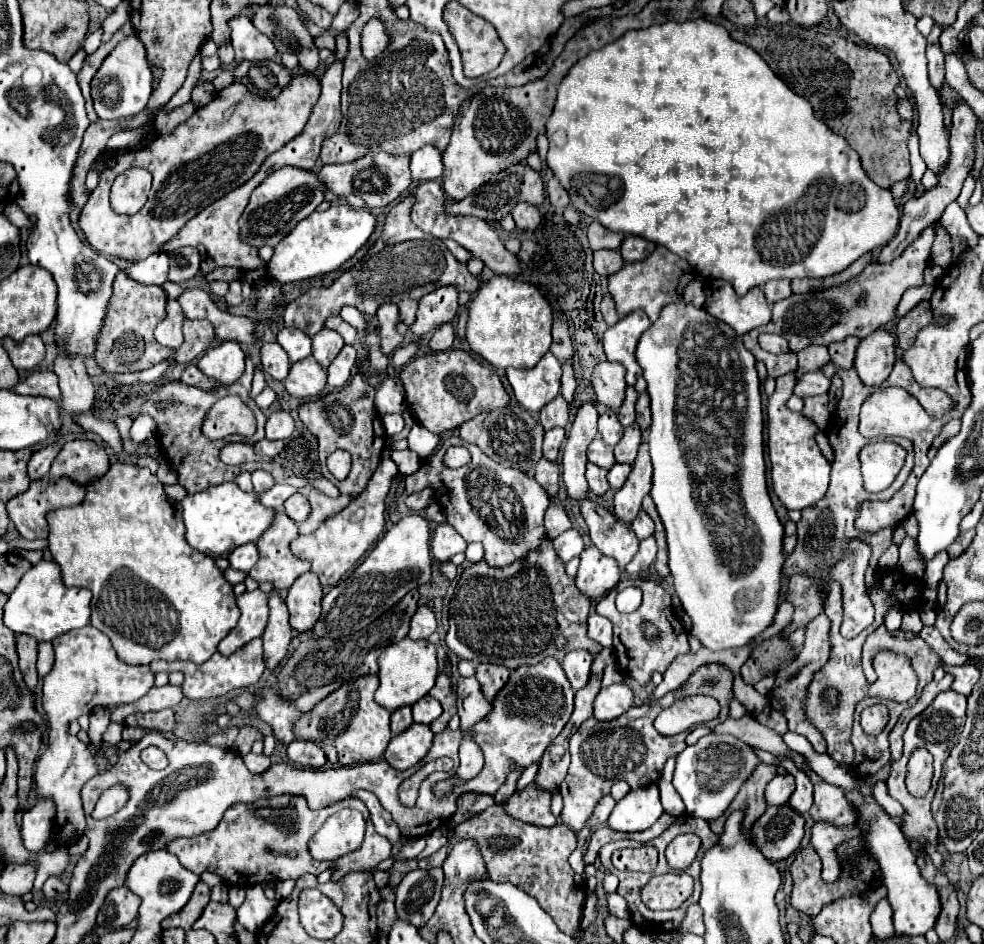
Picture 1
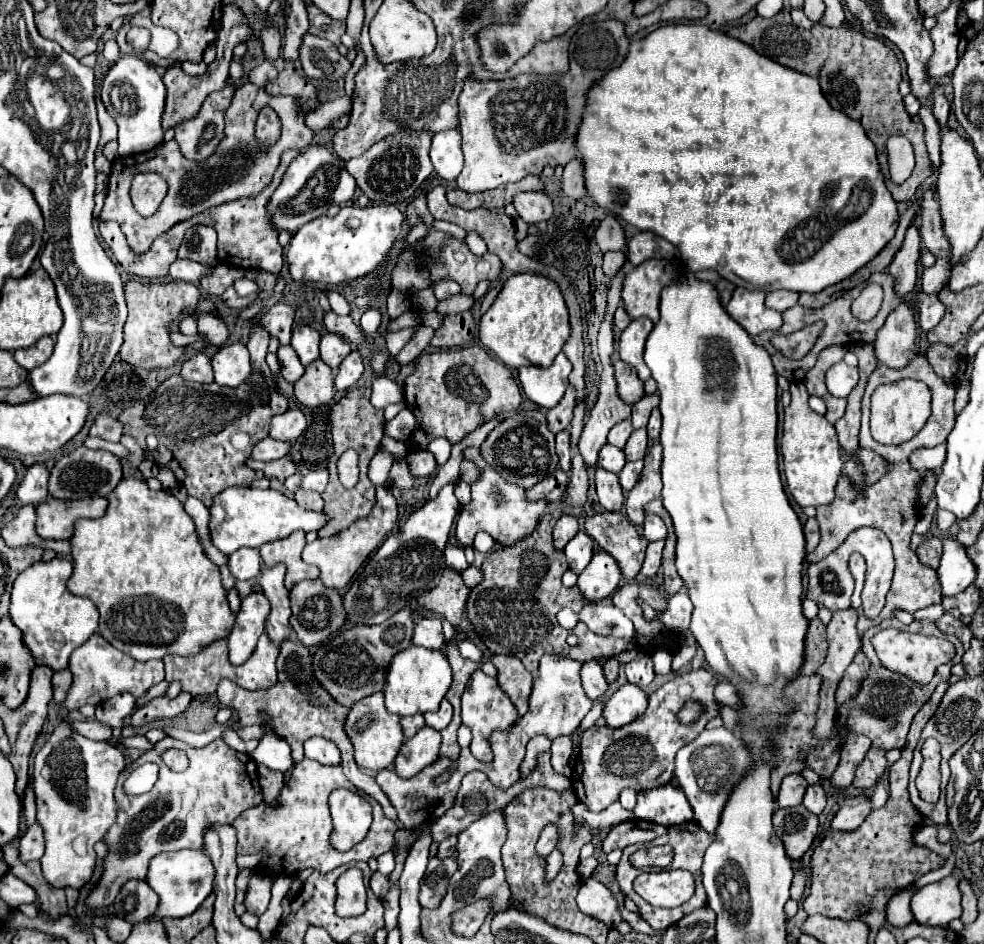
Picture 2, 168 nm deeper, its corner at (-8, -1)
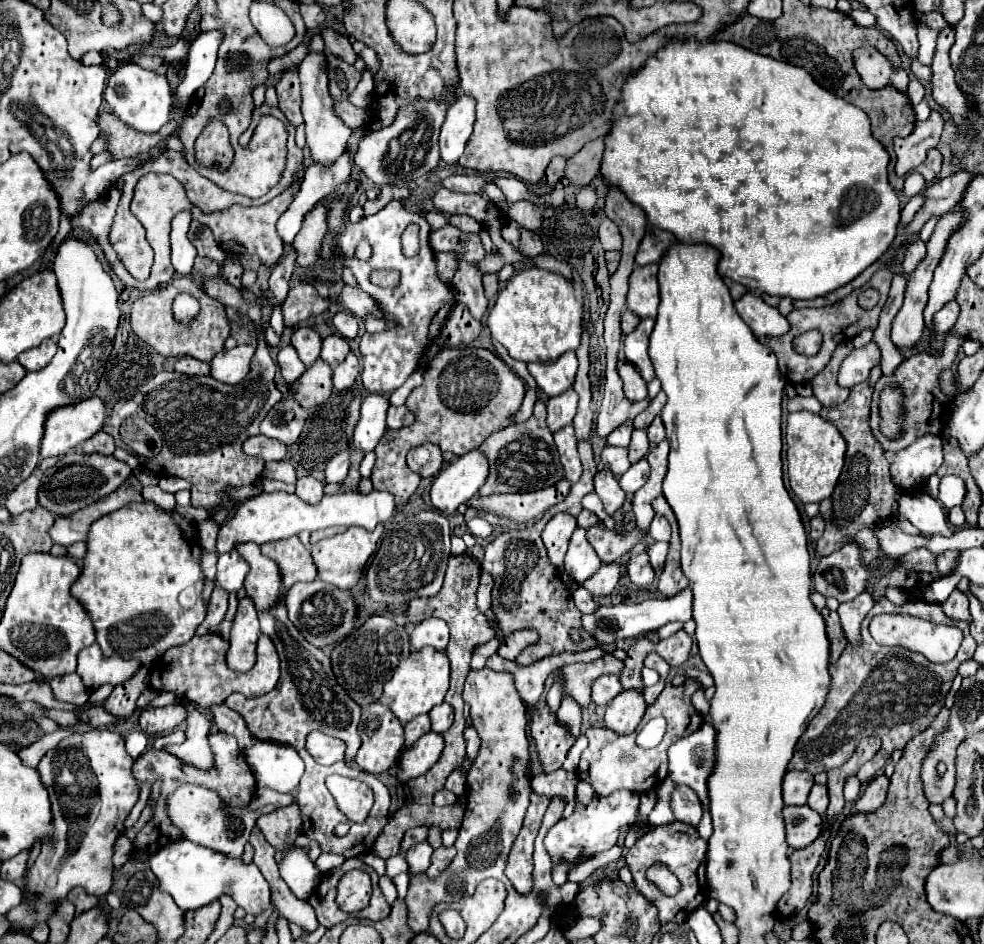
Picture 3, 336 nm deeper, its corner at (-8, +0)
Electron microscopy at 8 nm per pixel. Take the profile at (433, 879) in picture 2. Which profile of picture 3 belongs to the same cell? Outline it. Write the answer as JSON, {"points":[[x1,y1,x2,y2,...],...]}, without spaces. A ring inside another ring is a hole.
{"points":[[455,846,435,850,433,856,431,856,431,866,429,866,429,870,427,870,427,876,435,880,435,878,437,878,437,876,451,864,451,860,455,858,455,852,457,852]]}

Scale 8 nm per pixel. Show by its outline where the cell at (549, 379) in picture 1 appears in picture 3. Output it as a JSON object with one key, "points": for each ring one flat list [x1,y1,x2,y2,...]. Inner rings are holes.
{"points":[[565,352,551,364,527,364,527,368,537,382,537,388,551,398,571,388,577,372,577,358,575,352]]}

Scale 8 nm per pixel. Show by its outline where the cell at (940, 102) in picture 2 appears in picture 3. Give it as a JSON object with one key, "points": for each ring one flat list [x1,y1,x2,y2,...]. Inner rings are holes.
{"points":[[931,110,931,116,923,122,917,124,915,130,907,138,895,138,895,154,897,154,897,164,895,164,895,174,905,176,913,168,917,168,929,148,935,148,939,144,941,132,943,132,943,116,939,110]]}

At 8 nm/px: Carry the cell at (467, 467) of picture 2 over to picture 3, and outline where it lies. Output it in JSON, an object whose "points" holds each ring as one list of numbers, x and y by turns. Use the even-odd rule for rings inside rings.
{"points":[[535,402,533,416,523,424,511,424,507,428,501,428,499,432,493,432,487,436,487,440,479,446,483,452,487,452,489,462,489,476,479,488,477,496,491,496,491,494,503,494,503,492,531,492,547,488,563,478,563,466,559,462,559,452,553,442,553,432,545,424,545,404]]}

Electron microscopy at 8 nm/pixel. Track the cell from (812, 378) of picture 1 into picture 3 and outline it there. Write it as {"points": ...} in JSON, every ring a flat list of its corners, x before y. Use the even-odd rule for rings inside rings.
{"points":[[869,342,867,346,863,348,855,348,841,364,839,368,839,376,837,376,837,382,839,386,843,388,853,388,855,384,861,384,863,380,867,380,871,368,875,364,879,364,879,348]]}

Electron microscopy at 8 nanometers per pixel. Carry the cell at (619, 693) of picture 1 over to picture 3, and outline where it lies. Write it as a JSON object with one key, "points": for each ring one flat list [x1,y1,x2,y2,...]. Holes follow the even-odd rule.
{"points":[[623,690,605,710,605,724,617,734,631,734,645,714,645,700,641,690]]}

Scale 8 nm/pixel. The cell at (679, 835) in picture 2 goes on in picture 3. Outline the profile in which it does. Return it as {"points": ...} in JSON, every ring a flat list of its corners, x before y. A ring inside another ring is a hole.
{"points":[[671,822,665,826,655,826,651,832,647,832,643,838,635,842,631,850,625,852,625,864,633,874,635,888,659,910,659,922,669,924,669,922,685,922,685,918,695,912,703,902,707,900,707,880,705,880,705,852,707,852,707,842,699,836,695,826,683,824,683,822],[653,864,665,864,669,870,673,870,675,876,679,876,681,882,681,892,673,898,659,894,659,890,647,882,645,870]]}

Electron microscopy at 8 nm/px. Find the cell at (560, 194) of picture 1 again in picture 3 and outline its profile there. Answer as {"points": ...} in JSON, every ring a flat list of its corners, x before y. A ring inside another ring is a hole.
{"points":[[603,138,587,142,565,166,565,178,573,186,587,186,597,178,601,156,603,156]]}

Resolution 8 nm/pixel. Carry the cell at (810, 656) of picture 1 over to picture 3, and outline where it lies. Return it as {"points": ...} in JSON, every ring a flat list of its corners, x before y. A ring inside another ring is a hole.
{"points":[[869,592,859,594,859,596,857,596,855,600,851,600,851,602,839,604,837,614,839,614,839,618,841,618,841,628,843,628,847,646,861,644,861,640,859,640,859,628,861,628,863,618,867,616,867,612,873,608,873,604,875,604,875,602,871,600]]}

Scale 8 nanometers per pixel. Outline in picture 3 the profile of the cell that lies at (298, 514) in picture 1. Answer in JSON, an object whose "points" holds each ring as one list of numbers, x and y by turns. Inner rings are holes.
{"points":[[301,478,301,480,297,480,297,490,295,490,295,494,301,498,301,500,305,500,307,504,315,504,315,502,319,502,321,498,323,498,323,482,319,482,319,480,313,480,313,478]]}

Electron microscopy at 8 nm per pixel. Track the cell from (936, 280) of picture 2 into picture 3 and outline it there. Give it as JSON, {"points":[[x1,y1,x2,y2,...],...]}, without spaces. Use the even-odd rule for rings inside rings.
{"points":[[919,238,911,240,911,244,905,250,905,260,903,260,903,272,913,272,919,264,919,260,923,260,925,256,925,242,921,242]]}

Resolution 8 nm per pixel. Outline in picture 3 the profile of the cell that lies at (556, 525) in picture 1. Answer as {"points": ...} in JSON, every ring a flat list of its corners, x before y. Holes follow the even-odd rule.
{"points":[[557,514,547,522,547,526,543,530,543,536,541,536,543,544,549,552,551,564,557,570,563,568,563,558,565,558,565,552,567,552,567,544,569,544,569,538,571,538,575,528,577,528,577,520,571,514]]}

